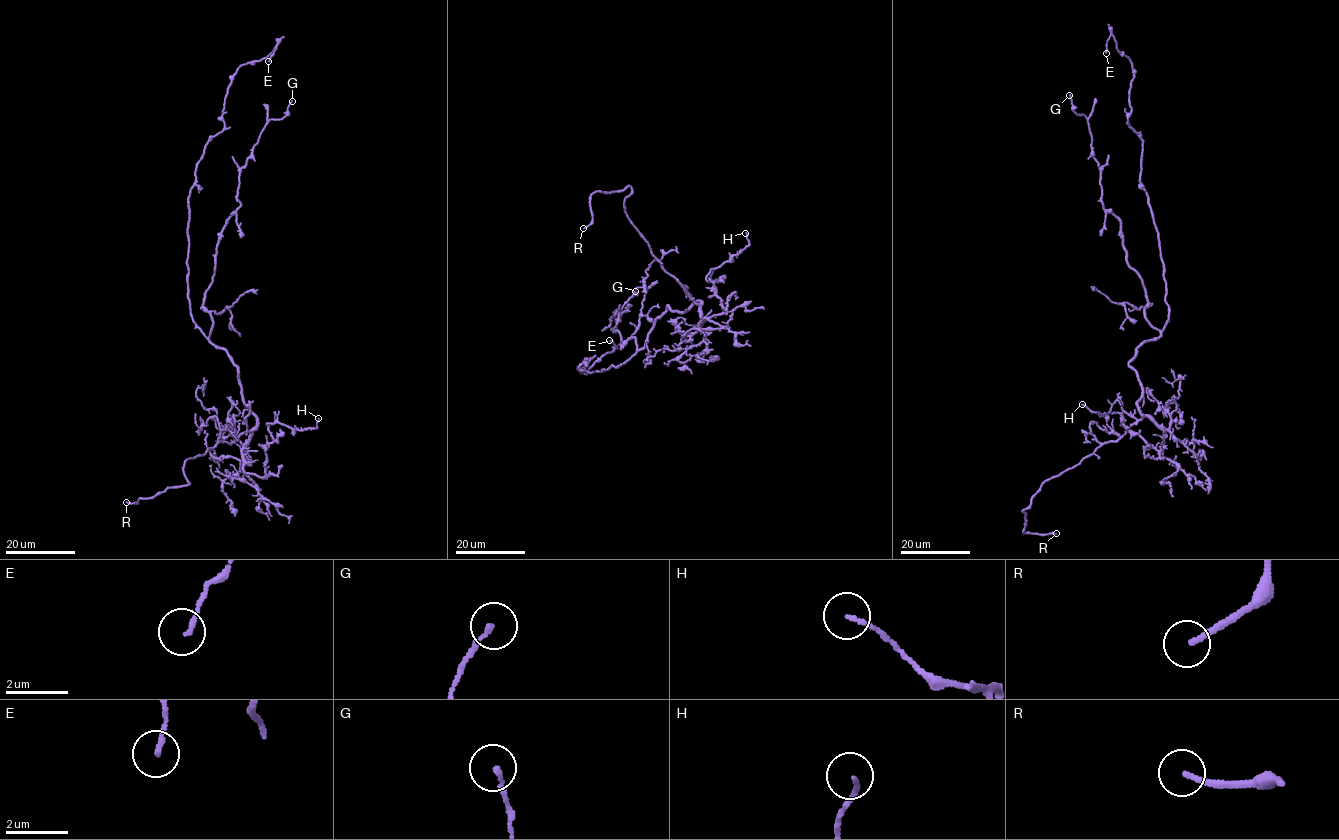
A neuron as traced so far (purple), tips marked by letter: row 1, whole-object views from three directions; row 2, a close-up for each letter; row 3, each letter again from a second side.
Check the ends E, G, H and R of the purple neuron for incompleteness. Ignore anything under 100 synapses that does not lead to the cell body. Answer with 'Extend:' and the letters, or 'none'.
Extend: R

